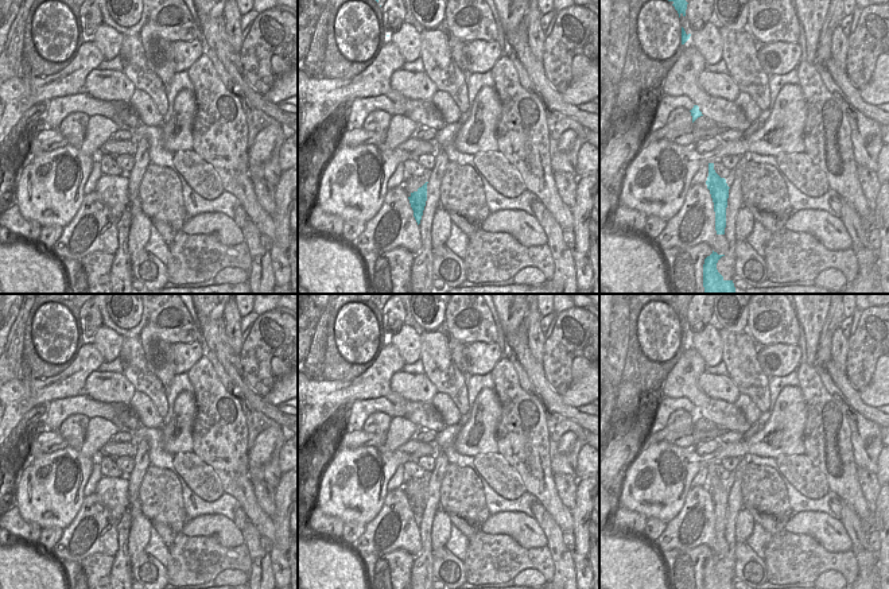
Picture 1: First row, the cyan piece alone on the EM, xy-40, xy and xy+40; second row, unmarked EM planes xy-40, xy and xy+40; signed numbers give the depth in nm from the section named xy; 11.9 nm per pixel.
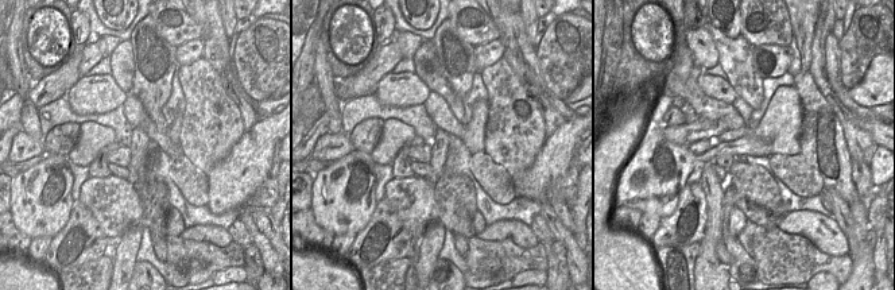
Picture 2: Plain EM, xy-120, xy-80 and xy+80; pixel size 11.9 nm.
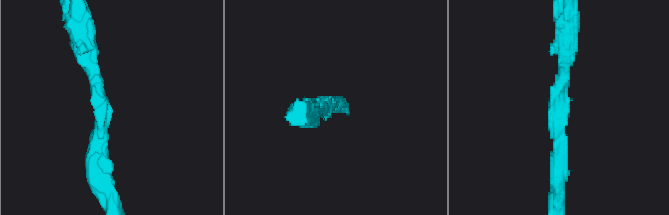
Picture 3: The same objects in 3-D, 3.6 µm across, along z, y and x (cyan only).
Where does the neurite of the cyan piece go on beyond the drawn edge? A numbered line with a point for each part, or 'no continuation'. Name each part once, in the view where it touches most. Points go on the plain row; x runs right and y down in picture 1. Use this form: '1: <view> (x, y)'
no continuation

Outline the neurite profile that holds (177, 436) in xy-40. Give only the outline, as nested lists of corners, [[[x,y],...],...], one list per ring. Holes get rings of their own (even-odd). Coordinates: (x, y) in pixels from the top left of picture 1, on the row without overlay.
[[[187,391],[174,402],[172,416],[162,427],[162,445],[170,454],[193,452],[193,422],[197,412],[195,398]]]

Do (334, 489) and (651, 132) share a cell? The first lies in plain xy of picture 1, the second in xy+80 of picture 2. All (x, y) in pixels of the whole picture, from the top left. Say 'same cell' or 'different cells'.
same cell

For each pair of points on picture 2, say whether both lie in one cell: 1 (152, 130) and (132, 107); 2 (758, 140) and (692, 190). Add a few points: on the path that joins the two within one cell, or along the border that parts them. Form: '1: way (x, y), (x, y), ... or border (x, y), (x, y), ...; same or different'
1: way (147, 124), (135, 112); same
2: border (686, 184), (673, 212); different

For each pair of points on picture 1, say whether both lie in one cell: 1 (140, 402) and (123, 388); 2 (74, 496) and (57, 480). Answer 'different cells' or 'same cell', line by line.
1: different cells
2: same cell

